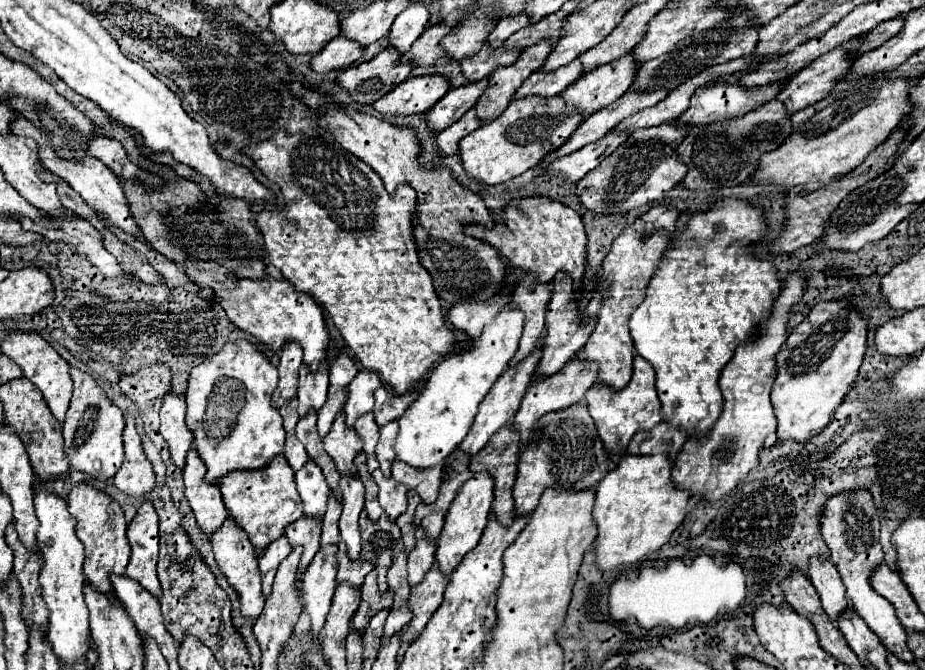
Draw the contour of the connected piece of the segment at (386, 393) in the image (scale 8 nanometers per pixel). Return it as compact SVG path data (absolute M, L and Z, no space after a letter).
M385 387L377 389L375 393L375 421L377 425L385 425L389 421L395 421L401 417L401 413L405 413L405 409L415 401L415 393L405 393L405 395L397 395Z

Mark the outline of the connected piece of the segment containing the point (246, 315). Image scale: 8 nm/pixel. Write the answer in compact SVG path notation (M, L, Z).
M195 257L185 259L185 273L193 283L209 287L219 305L225 309L229 321L245 333L257 337L263 345L277 351L289 341L301 343L305 365L311 371L317 369L317 365L325 359L329 333L323 321L323 311L309 293L297 291L287 279L275 279L271 275L265 275L263 279L239 279L221 273L221 267L217 263L205 263Z

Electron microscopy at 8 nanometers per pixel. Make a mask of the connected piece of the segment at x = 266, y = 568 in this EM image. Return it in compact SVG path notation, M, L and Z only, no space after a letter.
M279 537L277 541L269 543L267 549L263 551L263 555L259 557L259 569L261 569L261 577L263 577L263 595L267 597L271 593L271 585L277 573L279 563L291 553L291 545L287 541L287 537Z

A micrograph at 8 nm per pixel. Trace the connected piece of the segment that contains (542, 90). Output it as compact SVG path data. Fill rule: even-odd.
M579 59L571 61L569 65L563 65L561 69L555 71L537 71L533 73L521 89L515 93L515 99L529 97L529 95L539 95L539 97L553 97L565 91L571 83L575 83L583 75L583 65Z

